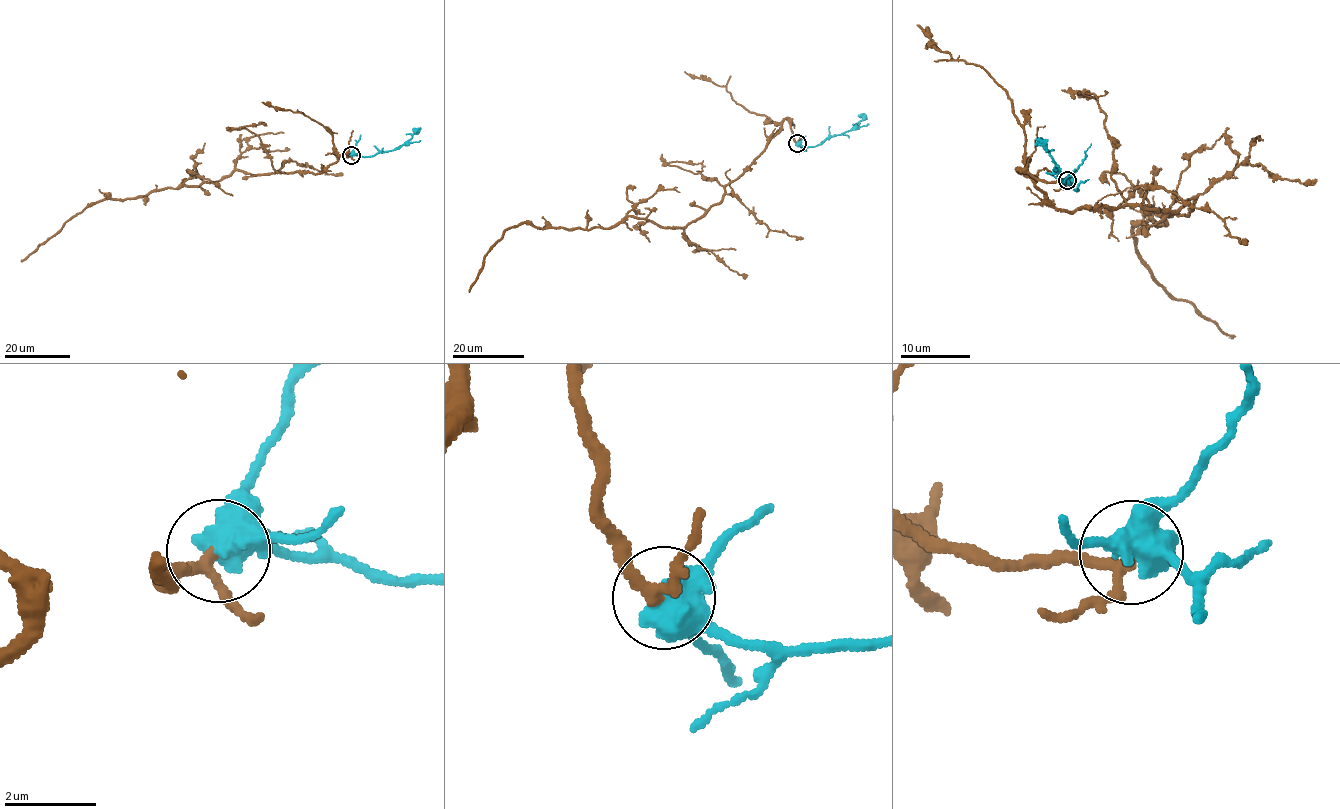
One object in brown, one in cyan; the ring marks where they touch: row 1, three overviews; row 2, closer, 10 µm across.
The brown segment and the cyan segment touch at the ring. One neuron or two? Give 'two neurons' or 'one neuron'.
one neuron

